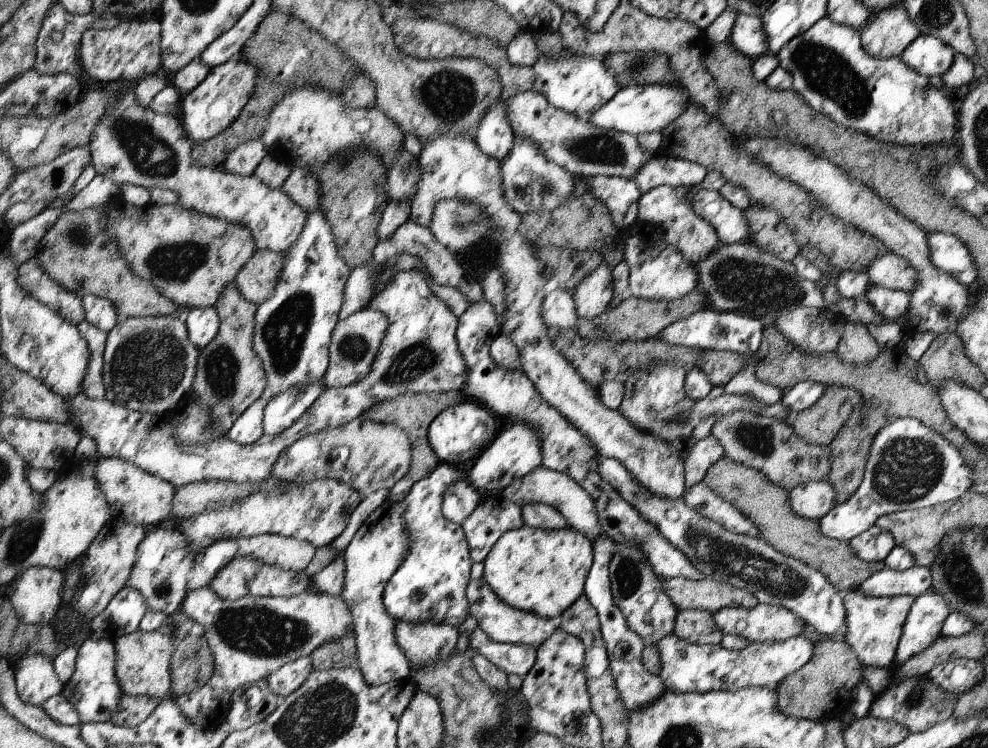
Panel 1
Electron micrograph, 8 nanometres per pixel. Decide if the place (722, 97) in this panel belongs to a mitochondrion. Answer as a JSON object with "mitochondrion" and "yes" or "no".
{"mitochondrion":"no"}

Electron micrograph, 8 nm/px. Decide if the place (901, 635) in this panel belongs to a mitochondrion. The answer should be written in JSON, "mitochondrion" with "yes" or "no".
{"mitochondrion":"no"}

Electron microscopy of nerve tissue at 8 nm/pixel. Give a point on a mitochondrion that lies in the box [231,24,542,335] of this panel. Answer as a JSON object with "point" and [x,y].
{"point":[448,95]}

